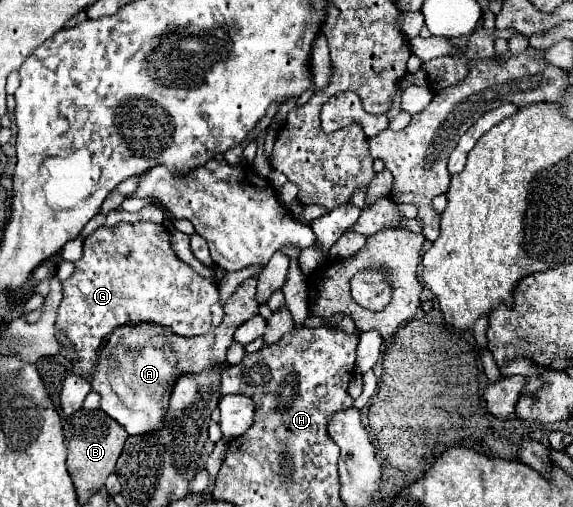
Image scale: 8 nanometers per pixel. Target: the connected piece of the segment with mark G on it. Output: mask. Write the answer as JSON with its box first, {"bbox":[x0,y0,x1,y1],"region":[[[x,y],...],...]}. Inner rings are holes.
{"bbox":[56,222,224,378],"region":[[[118,222],[116,226],[102,226],[94,230],[88,238],[84,238],[84,254],[76,262],[74,274],[62,284],[62,288],[64,298],[58,306],[56,330],[62,332],[74,346],[76,366],[72,372],[82,378],[92,376],[94,364],[98,360],[98,348],[118,326],[154,322],[170,328],[178,336],[200,336],[208,334],[224,318],[218,286],[182,262],[170,246],[170,234],[166,226],[154,222]]]}

